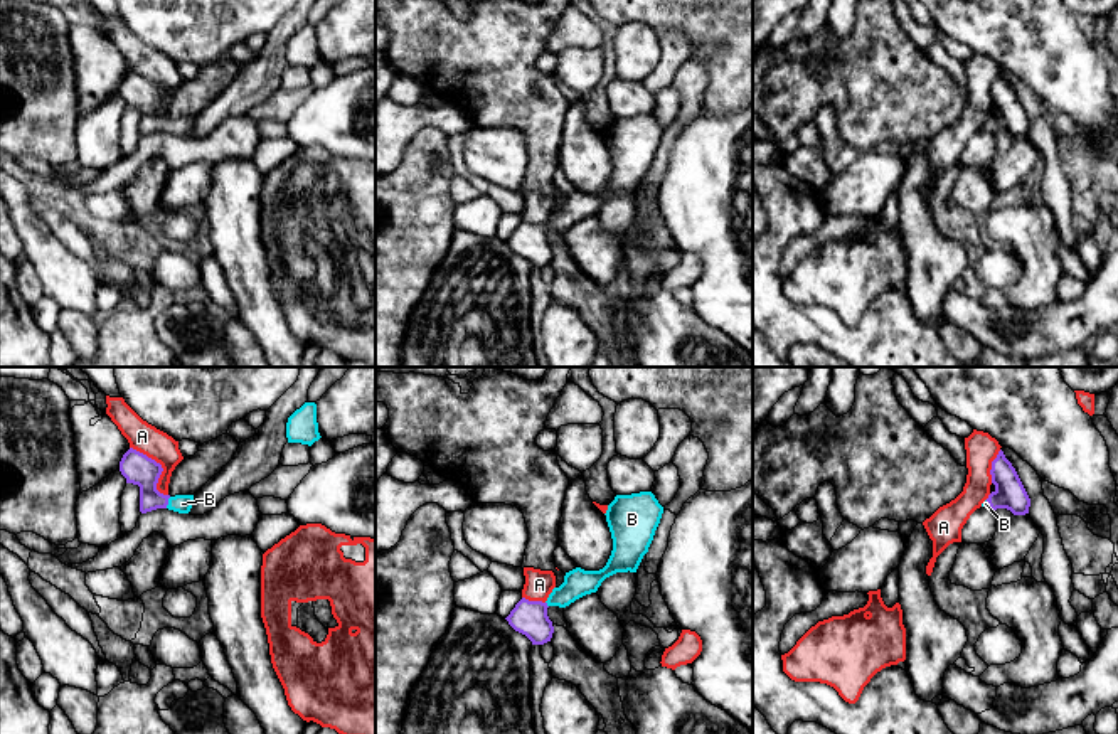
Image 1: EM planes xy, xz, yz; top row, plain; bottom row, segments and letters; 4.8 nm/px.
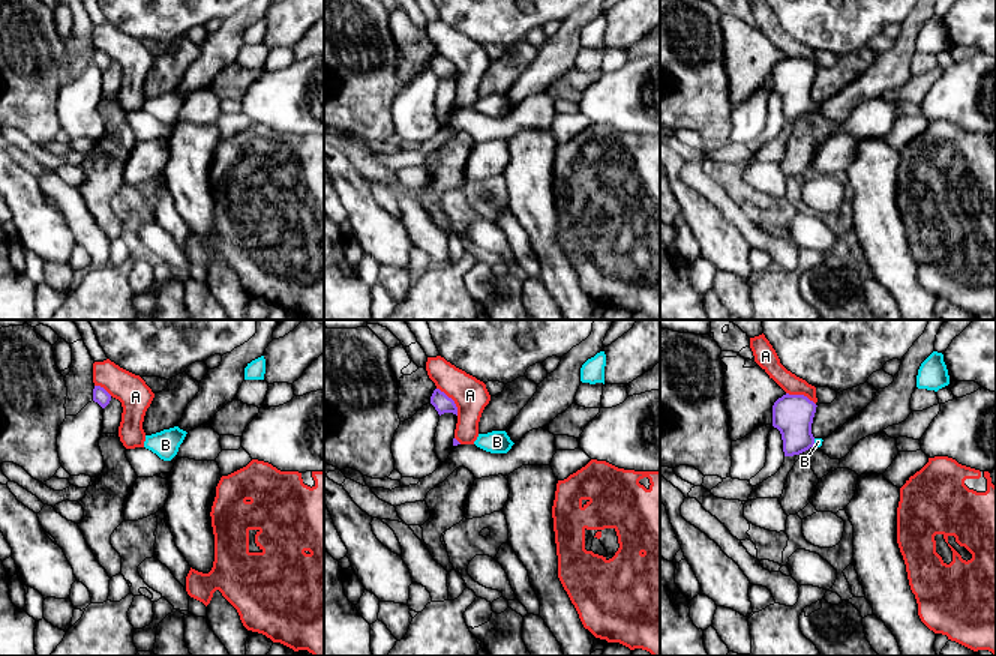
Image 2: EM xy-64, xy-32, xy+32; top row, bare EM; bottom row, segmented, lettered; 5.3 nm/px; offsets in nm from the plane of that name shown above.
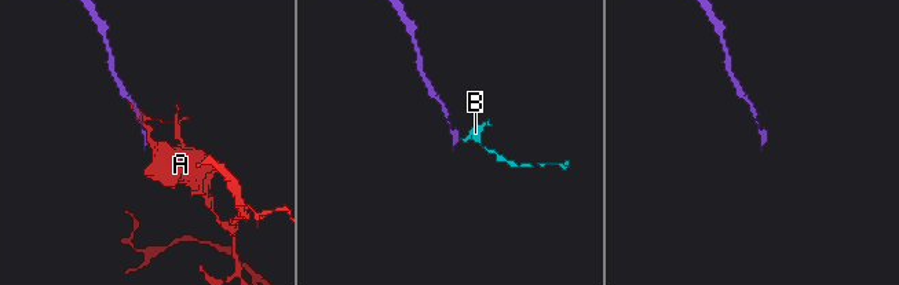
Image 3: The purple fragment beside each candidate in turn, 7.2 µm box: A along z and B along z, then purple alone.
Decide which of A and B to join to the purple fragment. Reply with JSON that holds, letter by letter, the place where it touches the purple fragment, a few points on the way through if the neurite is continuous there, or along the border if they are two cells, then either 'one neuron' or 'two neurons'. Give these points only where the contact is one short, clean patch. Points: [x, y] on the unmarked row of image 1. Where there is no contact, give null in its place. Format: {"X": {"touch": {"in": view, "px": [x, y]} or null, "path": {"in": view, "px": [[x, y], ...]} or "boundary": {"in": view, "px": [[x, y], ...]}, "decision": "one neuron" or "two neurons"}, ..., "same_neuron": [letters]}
{"A": {"touch": {"in": "xy", "px": [160, 90]}, "boundary": {"in": "xy", "px": [[130, 69], [160, 88], [162, 96], [157, 111], [167, 118]]}, "decision": "two neurons"}, "B": {"touch": {"in": "xy", "px": [167, 125]}, "path": {"in": "xy", "px": [[135, 90], [167, 125], [182, 127]]}, "decision": "one neuron"}, "same_neuron": ["B"]}

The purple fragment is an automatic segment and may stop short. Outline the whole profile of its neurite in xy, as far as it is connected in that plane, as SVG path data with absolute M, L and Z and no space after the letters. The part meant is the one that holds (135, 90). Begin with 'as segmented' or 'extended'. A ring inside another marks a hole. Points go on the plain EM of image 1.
extended | M130 71L121 84L120 94L126 106L140 109L140 135L146 136L157 131L168 131L178 136L189 136L194 118L163 118L157 113L158 101L163 94L162 88L146 77Z

